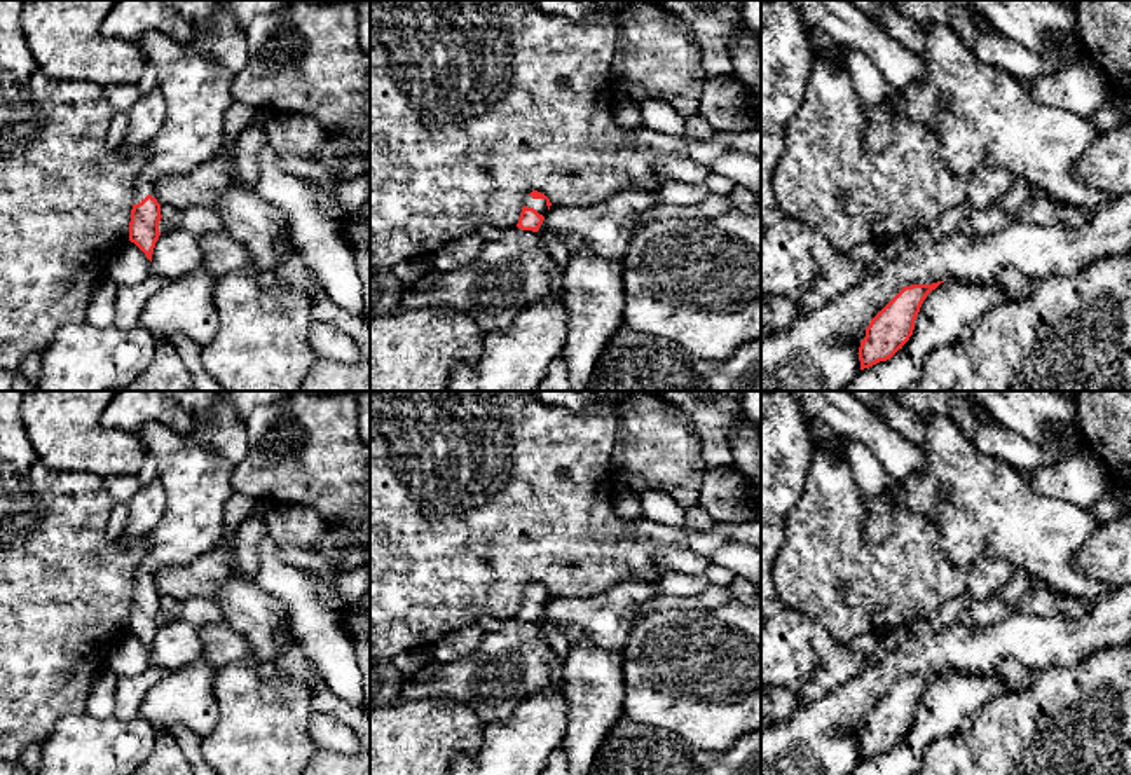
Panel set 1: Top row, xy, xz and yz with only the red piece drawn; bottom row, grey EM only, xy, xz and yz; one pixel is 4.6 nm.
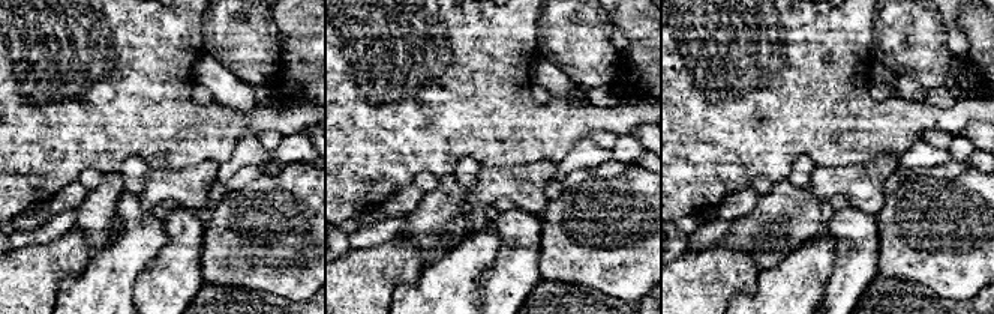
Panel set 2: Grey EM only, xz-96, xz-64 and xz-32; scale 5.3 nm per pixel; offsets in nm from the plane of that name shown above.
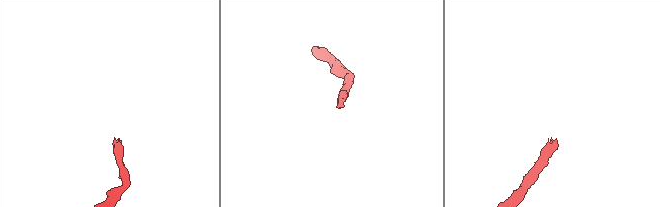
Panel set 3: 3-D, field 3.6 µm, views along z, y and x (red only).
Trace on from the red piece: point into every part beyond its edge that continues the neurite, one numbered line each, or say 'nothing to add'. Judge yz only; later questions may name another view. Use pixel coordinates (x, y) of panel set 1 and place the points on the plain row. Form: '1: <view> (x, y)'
nothing to add

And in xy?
1: xy (198, 484)

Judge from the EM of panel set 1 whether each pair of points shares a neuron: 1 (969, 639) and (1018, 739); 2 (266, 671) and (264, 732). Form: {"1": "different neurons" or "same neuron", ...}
{"1": "different neurons", "2": "different neurons"}

